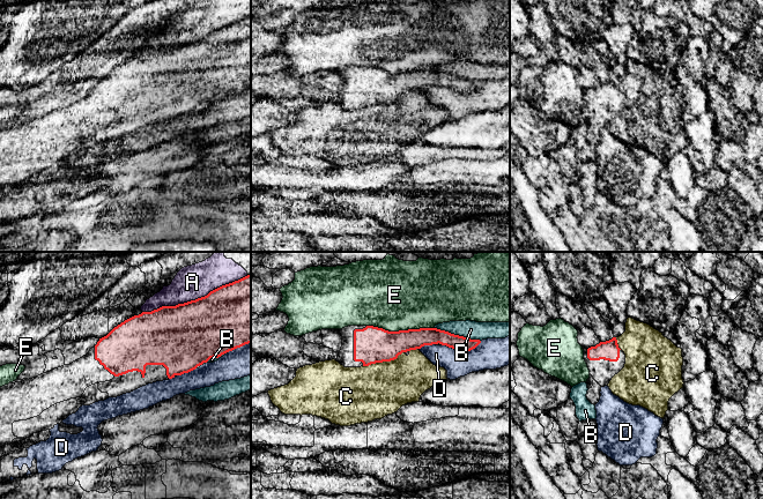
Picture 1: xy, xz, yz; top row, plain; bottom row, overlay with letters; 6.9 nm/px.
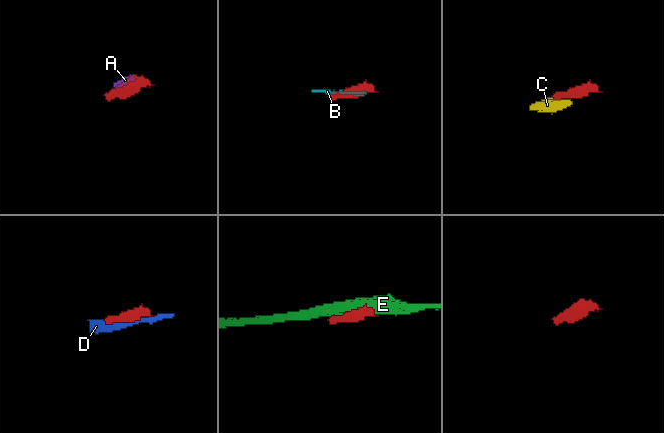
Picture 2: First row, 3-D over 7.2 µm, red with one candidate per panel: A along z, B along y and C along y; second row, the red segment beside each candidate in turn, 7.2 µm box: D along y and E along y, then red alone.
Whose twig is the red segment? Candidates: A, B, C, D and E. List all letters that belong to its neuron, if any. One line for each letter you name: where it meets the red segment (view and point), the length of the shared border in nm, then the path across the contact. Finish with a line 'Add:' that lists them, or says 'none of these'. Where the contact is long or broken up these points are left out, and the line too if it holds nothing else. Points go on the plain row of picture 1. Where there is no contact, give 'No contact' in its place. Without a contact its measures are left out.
Add: none of these

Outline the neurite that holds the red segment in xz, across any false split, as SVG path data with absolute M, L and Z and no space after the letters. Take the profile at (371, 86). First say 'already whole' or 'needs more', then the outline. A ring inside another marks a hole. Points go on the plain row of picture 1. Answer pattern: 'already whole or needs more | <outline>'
needs more | M348 67L340 70L342 88L335 100L345 109L369 107L391 103L402 94L424 87L442 85L465 94L475 90L481 82L454 76L437 69L388 73L373 67Z

